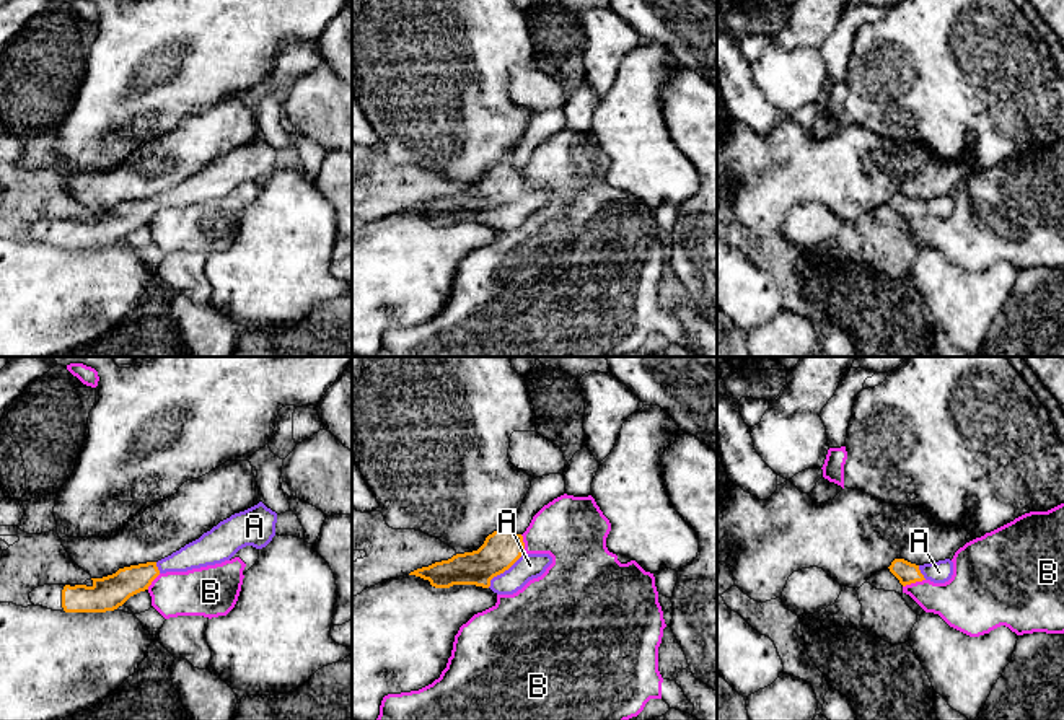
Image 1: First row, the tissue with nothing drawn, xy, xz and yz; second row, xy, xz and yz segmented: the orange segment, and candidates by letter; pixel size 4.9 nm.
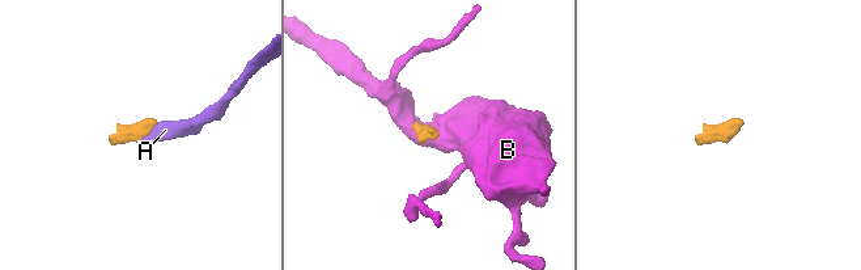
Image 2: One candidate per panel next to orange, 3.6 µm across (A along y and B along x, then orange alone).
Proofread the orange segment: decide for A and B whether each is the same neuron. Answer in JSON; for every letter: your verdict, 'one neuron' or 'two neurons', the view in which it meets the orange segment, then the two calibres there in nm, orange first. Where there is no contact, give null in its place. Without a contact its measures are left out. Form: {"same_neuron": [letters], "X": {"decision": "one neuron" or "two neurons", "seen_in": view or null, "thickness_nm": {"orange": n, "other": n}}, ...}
{"same_neuron": ["A"], "A": {"decision": "one neuron", "seen_in": "xz", "thickness_nm": {"orange": 190, "other": 130}}, "B": {"decision": "two neurons", "seen_in": "yz", "thickness_nm": {"orange": 110, "other": 240}}}

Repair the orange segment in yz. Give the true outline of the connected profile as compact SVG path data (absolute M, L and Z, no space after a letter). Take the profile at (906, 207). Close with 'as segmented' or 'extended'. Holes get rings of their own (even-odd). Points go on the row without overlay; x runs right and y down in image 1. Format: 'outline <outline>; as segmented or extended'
outline M895 194L888 202L903 222L930 215L934 218L945 218L953 210L953 197L950 194L916 200L904 194Z; extended

